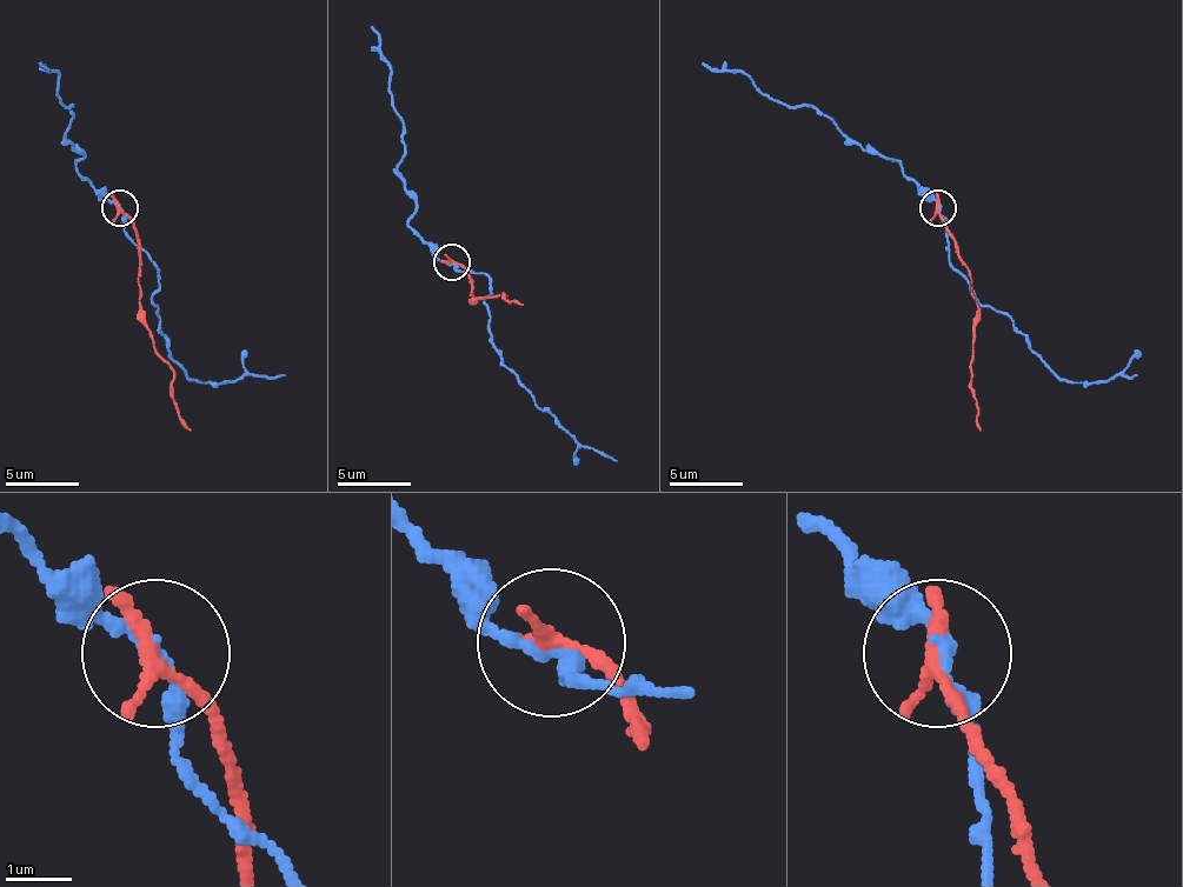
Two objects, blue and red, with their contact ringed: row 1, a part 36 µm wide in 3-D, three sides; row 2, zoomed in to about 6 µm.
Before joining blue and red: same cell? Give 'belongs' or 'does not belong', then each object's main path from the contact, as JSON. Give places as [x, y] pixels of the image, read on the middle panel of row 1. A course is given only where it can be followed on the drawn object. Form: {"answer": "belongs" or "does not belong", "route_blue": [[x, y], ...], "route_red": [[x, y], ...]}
{"answer": "does not belong", "route_blue": [[452, 261], [456, 268], [490, 279], [485, 305], [493, 346], [523, 386], [582, 445], [618, 460]], "route_red": [[452, 261], [471, 279], [471, 301], [500, 294], [507, 301], [523, 305]]}

